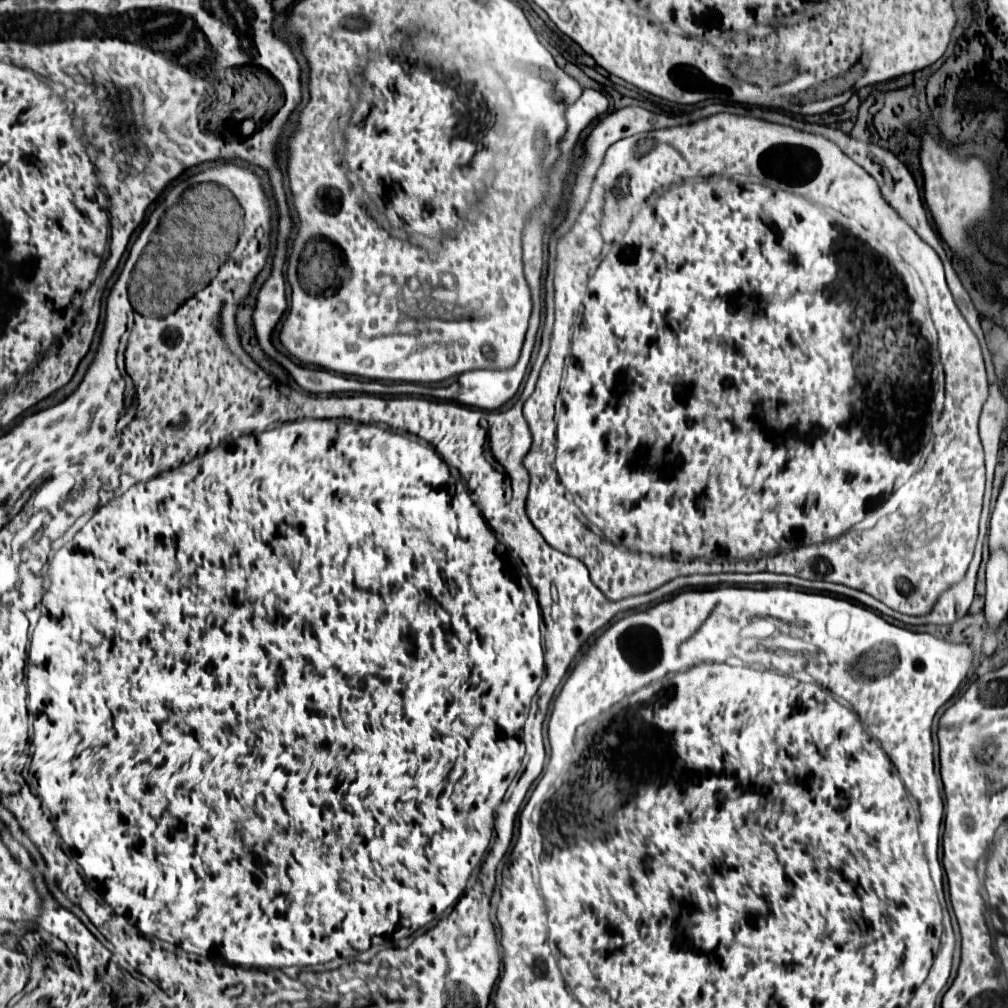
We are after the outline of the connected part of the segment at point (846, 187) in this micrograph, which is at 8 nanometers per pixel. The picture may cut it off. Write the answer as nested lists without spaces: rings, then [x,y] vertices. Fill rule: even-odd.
[[[714,114],[714,116],[708,116],[708,118],[702,118],[702,120],[698,120],[698,122],[694,122],[694,124],[684,124],[684,126],[674,126],[674,128],[660,128],[660,130],[650,130],[650,132],[642,132],[642,134],[636,134],[636,136],[630,136],[630,137],[628,137],[628,138],[624,138],[624,140],[620,140],[620,142],[616,142],[616,144],[612,144],[612,146],[610,146],[610,148],[608,148],[608,152],[606,152],[606,158],[604,158],[604,164],[602,164],[602,168],[600,168],[600,170],[598,170],[598,176],[596,176],[596,178],[595,178],[595,180],[594,180],[594,182],[593,182],[593,185],[592,185],[592,188],[591,188],[591,191],[590,191],[590,195],[589,195],[589,199],[588,199],[588,202],[587,202],[587,204],[586,204],[586,205],[585,205],[585,207],[584,207],[584,210],[582,210],[582,214],[580,214],[580,216],[578,216],[578,220],[576,220],[576,224],[574,224],[574,228],[572,228],[572,230],[570,230],[570,232],[568,232],[568,234],[566,234],[566,236],[562,236],[562,238],[560,238],[560,242],[558,242],[558,256],[556,256],[556,276],[554,276],[554,289],[555,289],[555,296],[554,296],[554,299],[555,299],[555,321],[554,321],[554,326],[553,326],[553,332],[552,332],[552,335],[551,335],[551,340],[550,340],[550,350],[549,350],[549,353],[548,353],[548,358],[546,358],[546,360],[545,360],[545,362],[544,362],[544,364],[543,364],[543,366],[542,366],[542,372],[540,372],[540,374],[539,374],[539,378],[538,378],[538,384],[536,384],[536,390],[534,390],[534,394],[532,394],[532,396],[530,396],[530,398],[528,398],[528,400],[526,400],[526,404],[524,404],[524,416],[526,416],[526,420],[528,420],[528,426],[530,426],[530,430],[532,430],[532,438],[534,438],[534,444],[532,444],[532,450],[530,450],[530,452],[528,452],[528,454],[526,454],[526,458],[524,458],[524,466],[526,466],[526,468],[528,468],[528,472],[530,472],[530,478],[532,478],[532,482],[530,482],[530,494],[528,494],[528,502],[526,502],[526,512],[528,512],[528,518],[530,518],[530,520],[532,520],[532,524],[534,524],[534,526],[536,526],[536,530],[538,530],[538,532],[540,532],[540,534],[542,534],[542,536],[544,536],[544,540],[546,540],[546,542],[548,542],[548,544],[550,544],[550,546],[552,546],[552,548],[556,548],[556,550],[560,550],[560,552],[564,552],[564,554],[568,554],[568,556],[574,556],[574,558],[578,558],[578,560],[582,560],[582,562],[584,562],[584,566],[586,566],[586,568],[588,568],[588,572],[590,572],[590,578],[592,578],[592,582],[594,582],[594,584],[596,584],[596,586],[598,586],[598,588],[600,588],[600,590],[602,590],[602,594],[606,594],[606,596],[608,596],[608,598],[610,598],[610,600],[622,600],[622,598],[626,598],[626,596],[636,596],[636,594],[646,594],[646,592],[650,592],[650,590],[654,590],[654,588],[658,588],[658,586],[662,586],[662,584],[666,584],[666,582],[668,582],[668,580],[672,580],[672,578],[678,578],[678,576],[688,576],[688,575],[692,575],[692,574],[712,574],[712,572],[762,572],[762,570],[768,570],[768,572],[778,572],[778,574],[794,574],[794,576],[800,576],[800,578],[806,578],[806,580],[824,580],[824,582],[836,582],[836,584],[844,584],[844,586],[848,586],[848,588],[854,588],[854,590],[862,590],[862,592],[866,592],[866,594],[870,594],[870,596],[874,596],[874,598],[876,598],[876,600],[880,600],[880,602],[884,602],[884,604],[886,604],[886,606],[888,606],[888,608],[892,608],[892,610],[896,610],[896,612],[902,612],[902,614],[910,614],[910,616],[920,616],[920,614],[926,614],[926,612],[928,612],[928,610],[930,610],[930,608],[932,608],[932,606],[934,606],[934,600],[936,600],[936,598],[938,598],[938,596],[940,596],[940,594],[942,594],[942,592],[944,592],[944,590],[946,590],[946,588],[948,588],[948,584],[956,584],[956,582],[958,582],[958,580],[962,580],[962,576],[964,576],[964,574],[966,574],[966,568],[968,568],[968,567],[969,567],[969,564],[970,564],[970,560],[972,560],[972,556],[973,556],[973,553],[974,553],[974,549],[975,549],[975,546],[976,546],[976,542],[977,542],[977,538],[978,538],[978,533],[979,533],[979,520],[980,520],[980,516],[981,516],[981,512],[982,512],[982,507],[983,507],[983,497],[984,497],[984,493],[985,493],[985,492],[984,492],[984,490],[985,490],[985,487],[986,487],[986,468],[985,468],[985,455],[984,455],[984,450],[983,450],[983,446],[982,446],[982,443],[981,443],[981,440],[980,440],[980,437],[979,437],[979,434],[978,434],[978,426],[979,426],[979,419],[980,419],[980,410],[982,410],[982,404],[984,404],[984,402],[986,402],[986,398],[988,398],[988,380],[986,380],[986,368],[984,368],[984,360],[982,360],[982,350],[980,350],[980,344],[978,344],[978,338],[976,338],[976,336],[974,336],[974,332],[972,332],[972,330],[970,330],[970,326],[968,326],[968,324],[966,324],[966,320],[964,320],[964,316],[962,316],[962,314],[960,314],[960,310],[958,310],[958,306],[956,306],[956,304],[954,304],[954,298],[952,298],[952,294],[950,294],[950,290],[948,290],[948,284],[946,284],[946,278],[944,278],[944,270],[942,270],[942,264],[940,264],[940,260],[938,260],[938,254],[936,254],[936,252],[934,252],[934,250],[932,250],[932,248],[930,248],[930,246],[928,246],[928,244],[926,244],[926,242],[922,242],[922,240],[920,240],[920,238],[918,238],[918,236],[916,236],[916,234],[914,234],[914,230],[912,230],[912,228],[908,228],[908,226],[906,226],[906,222],[902,222],[902,220],[898,220],[898,214],[896,214],[896,212],[894,212],[894,210],[892,210],[892,208],[890,208],[890,206],[888,206],[888,204],[886,204],[886,202],[884,202],[884,198],[882,198],[882,194],[880,194],[880,189],[879,189],[879,186],[878,186],[878,184],[876,184],[876,180],[874,180],[874,178],[870,178],[870,174],[866,174],[866,172],[864,172],[864,170],[862,170],[862,168],[860,168],[860,166],[858,166],[858,164],[856,164],[856,162],[854,162],[854,160],[848,160],[848,156],[846,156],[846,154],[844,154],[844,152],[842,152],[842,150],[840,150],[840,148],[838,148],[838,146],[836,146],[836,144],[834,144],[834,142],[830,142],[830,140],[828,140],[828,138],[824,138],[824,136],[820,136],[820,134],[812,134],[812,132],[804,132],[804,130],[796,130],[796,128],[792,128],[792,126],[784,126],[784,124],[774,124],[774,122],[766,122],[766,120],[760,120],[760,118],[750,118],[750,116],[736,116],[736,114],[732,114],[732,116],[730,116],[730,114]],[[670,176],[694,176],[694,180],[690,180],[690,178],[686,178],[686,180],[684,180],[684,182],[682,182],[682,184],[670,184],[670,186],[668,186],[668,180],[670,180]],[[832,280],[834,280],[834,300],[850,300],[850,304],[834,304],[834,302],[830,302],[830,300],[828,300],[828,298],[824,298],[824,294],[822,294],[822,290],[824,290],[824,286],[826,286],[826,284],[830,284],[830,282],[832,282]],[[850,306],[852,306],[852,308],[854,308],[854,320],[858,320],[858,322],[856,322],[856,328],[858,328],[858,340],[856,340],[856,346],[858,346],[858,348],[856,348],[856,354],[854,354],[854,348],[852,348],[852,344],[850,344],[850,338],[852,338],[852,336],[854,336],[854,332],[856,332],[856,328],[854,328],[854,322],[852,322],[852,316],[850,316]],[[884,306],[892,306],[892,312],[884,312]],[[920,333],[921,333],[921,335],[922,335],[922,336],[923,336],[923,337],[924,337],[924,338],[925,338],[925,339],[926,339],[926,340],[929,340],[929,338],[930,338],[930,337],[931,337],[931,336],[932,336],[932,335],[938,335],[938,337],[937,337],[937,339],[936,339],[936,340],[938,340],[938,343],[937,343],[937,346],[938,346],[938,351],[939,351],[939,354],[940,354],[940,362],[941,362],[941,363],[942,363],[942,365],[943,365],[943,370],[944,370],[944,375],[945,375],[945,399],[946,399],[946,400],[945,400],[945,403],[944,403],[944,408],[943,408],[943,410],[942,410],[942,412],[941,412],[941,414],[940,414],[940,416],[939,416],[939,417],[940,417],[940,418],[939,418],[939,420],[938,420],[938,422],[937,422],[937,423],[936,423],[936,424],[938,424],[938,430],[936,430],[936,434],[934,434],[934,436],[932,436],[932,426],[931,426],[931,427],[928,427],[928,426],[930,426],[930,416],[924,416],[924,410],[922,410],[922,406],[920,406],[920,410],[918,410],[918,408],[916,408],[916,406],[912,406],[912,404],[930,404],[930,412],[932,412],[932,398],[934,398],[934,390],[932,390],[932,364],[930,364],[930,346],[928,346],[928,342],[926,342],[926,340],[924,340],[924,338],[922,338],[922,336],[920,336]],[[758,554],[766,554],[766,558],[762,558],[762,560],[748,560],[748,558],[752,558],[752,556],[758,556]]]

